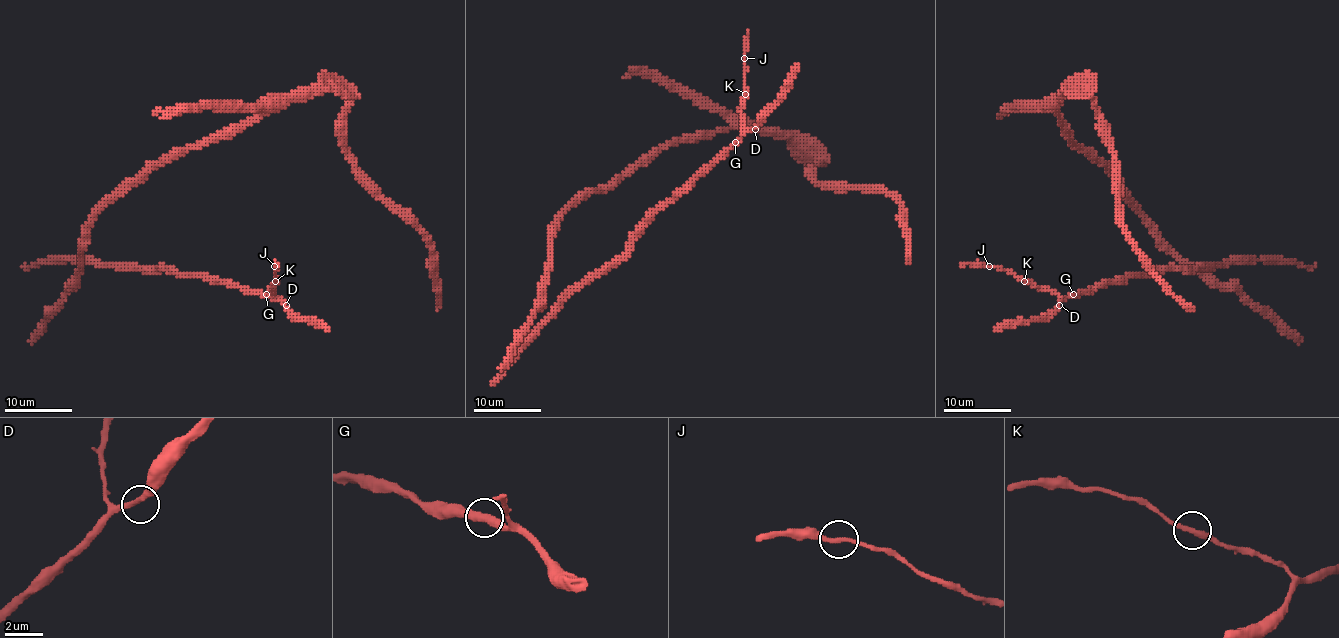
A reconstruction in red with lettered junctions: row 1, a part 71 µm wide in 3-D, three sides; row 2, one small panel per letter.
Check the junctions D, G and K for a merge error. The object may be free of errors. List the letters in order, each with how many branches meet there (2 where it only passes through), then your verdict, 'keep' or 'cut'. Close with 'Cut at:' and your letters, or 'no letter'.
D: branches 2; keep
G: branches 2; keep
K: branches 2; keep
Cut at: no letter

